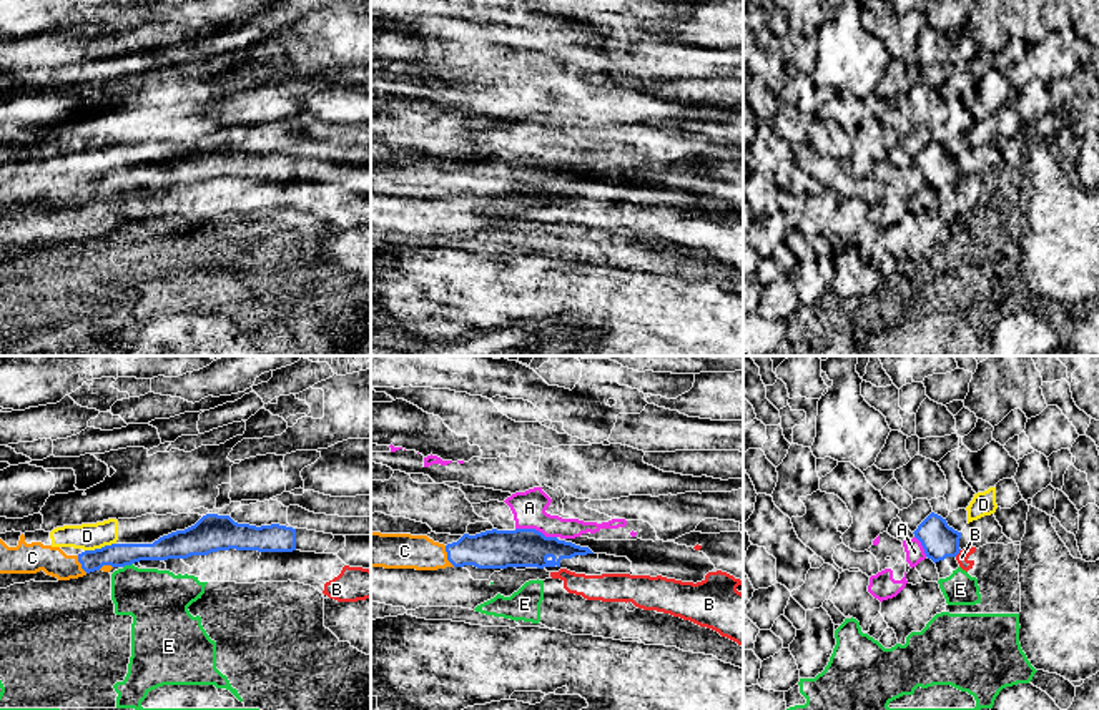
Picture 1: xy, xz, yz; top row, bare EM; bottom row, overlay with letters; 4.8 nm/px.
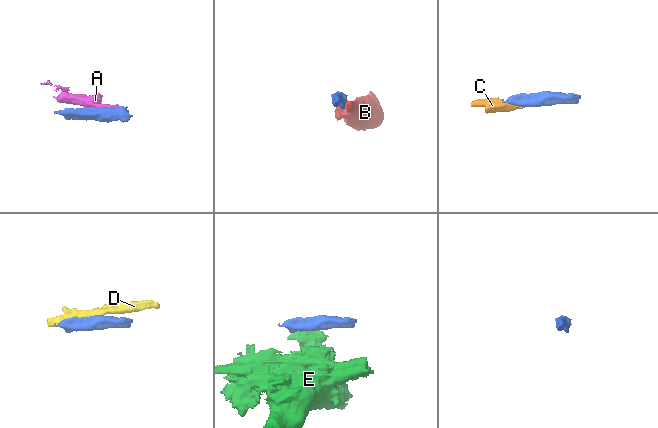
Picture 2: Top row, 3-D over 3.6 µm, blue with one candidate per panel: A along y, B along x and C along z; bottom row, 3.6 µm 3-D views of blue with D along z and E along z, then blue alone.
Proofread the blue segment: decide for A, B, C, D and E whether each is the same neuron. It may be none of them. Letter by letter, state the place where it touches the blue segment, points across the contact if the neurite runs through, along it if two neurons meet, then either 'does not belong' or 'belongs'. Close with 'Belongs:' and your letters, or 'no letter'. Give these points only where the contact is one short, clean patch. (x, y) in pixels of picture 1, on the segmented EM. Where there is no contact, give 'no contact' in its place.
A: xz (534, 529) | does not belong
B: yz (958, 552) | along yz (960, 549), (955, 556) | does not belong
C: xz (448, 556) | across xz (492, 549), (448, 556), (396, 551) | belongs
D: xy (102, 547) | along xy (115, 542), (85, 551) | does not belong
E: xy (127, 564) | along xy (132, 562), (123, 567) | does not belong
Belongs: C

